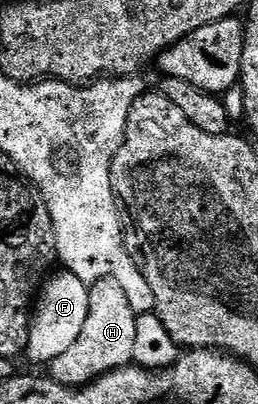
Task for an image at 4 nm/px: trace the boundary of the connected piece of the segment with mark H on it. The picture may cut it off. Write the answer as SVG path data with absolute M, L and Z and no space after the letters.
M101 280L91 284L88 322L84 322L84 330L80 330L80 338L72 342L72 347L50 361L48 365L50 379L65 384L67 388L80 388L94 383L112 370L131 367L134 364L138 318L139 313L132 310L128 294L124 294L120 282Z

